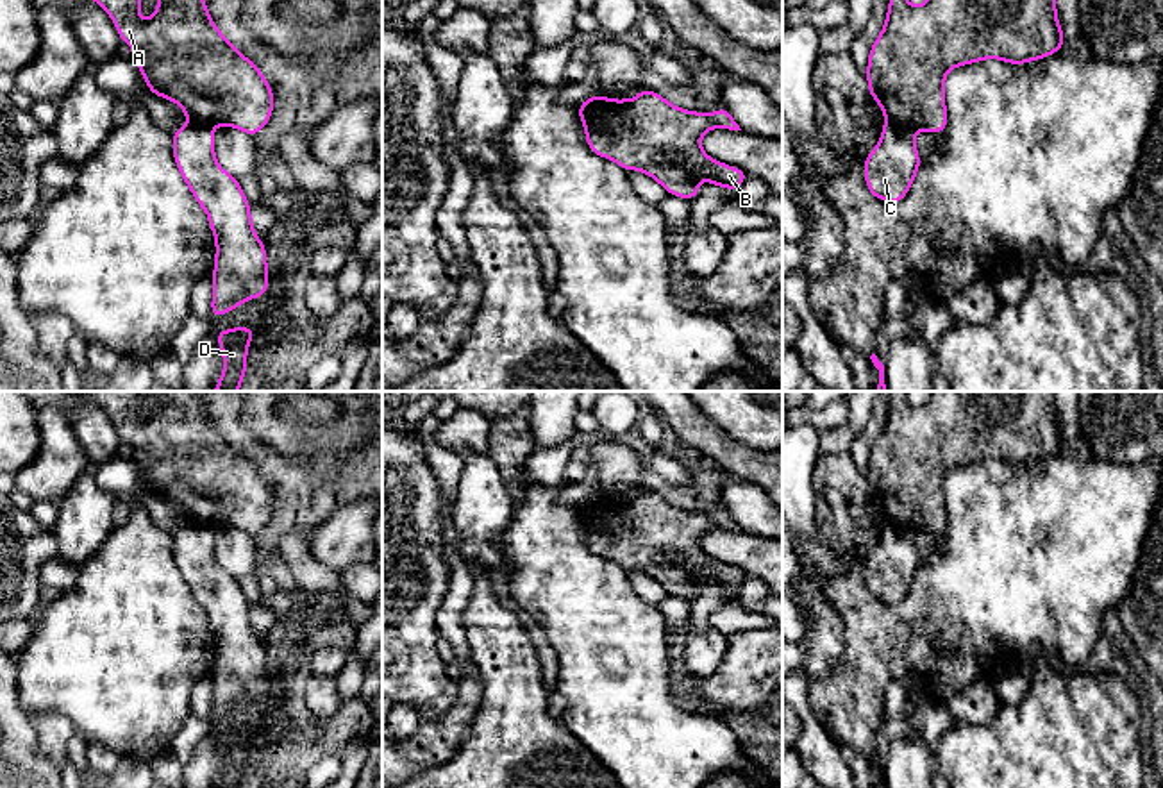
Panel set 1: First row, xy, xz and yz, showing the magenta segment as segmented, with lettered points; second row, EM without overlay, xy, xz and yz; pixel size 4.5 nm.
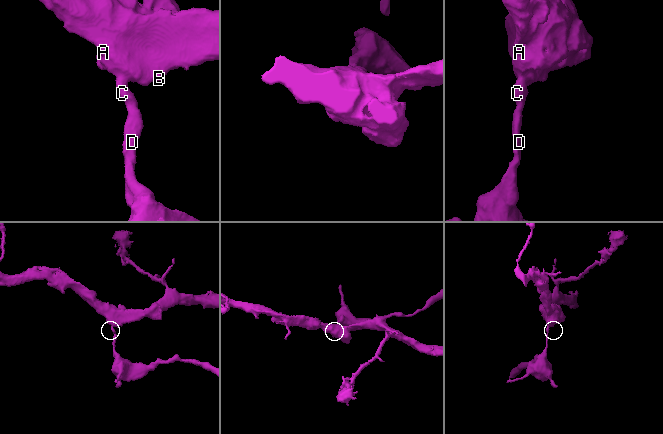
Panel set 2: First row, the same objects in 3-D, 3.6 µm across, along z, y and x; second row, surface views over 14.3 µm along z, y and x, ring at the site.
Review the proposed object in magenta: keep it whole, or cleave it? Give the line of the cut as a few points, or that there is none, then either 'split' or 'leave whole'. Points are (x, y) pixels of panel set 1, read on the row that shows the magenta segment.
xz (604, 99), (579, 113) | split

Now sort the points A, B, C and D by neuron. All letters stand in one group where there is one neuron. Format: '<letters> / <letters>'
A B / C D

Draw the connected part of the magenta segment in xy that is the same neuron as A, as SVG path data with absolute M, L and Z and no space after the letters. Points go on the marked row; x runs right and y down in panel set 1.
M95 0L116 23L120 39L132 45L152 95L179 104L195 123L230 125L255 136L273 111L273 93L255 63L238 52L213 23L204 0L159 0L157 13L139 20L139 0Z

